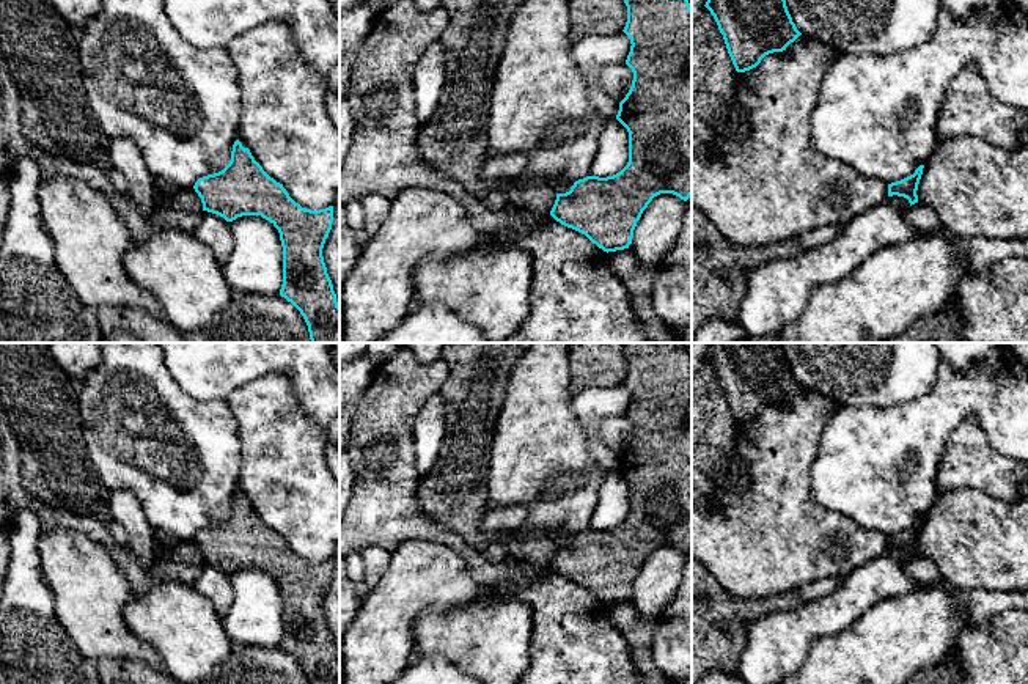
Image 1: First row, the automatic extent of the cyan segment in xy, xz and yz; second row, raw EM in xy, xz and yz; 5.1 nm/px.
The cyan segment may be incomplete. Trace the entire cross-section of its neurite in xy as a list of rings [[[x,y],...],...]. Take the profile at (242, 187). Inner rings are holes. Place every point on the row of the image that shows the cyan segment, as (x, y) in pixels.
[[[239,140],[233,145],[229,164],[200,178],[193,189],[203,211],[226,222],[261,215],[278,230],[283,247],[280,296],[300,311],[311,343],[340,343],[340,305],[322,256],[333,206],[319,211],[302,208]]]

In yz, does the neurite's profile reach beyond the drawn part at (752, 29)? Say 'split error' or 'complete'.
complete

